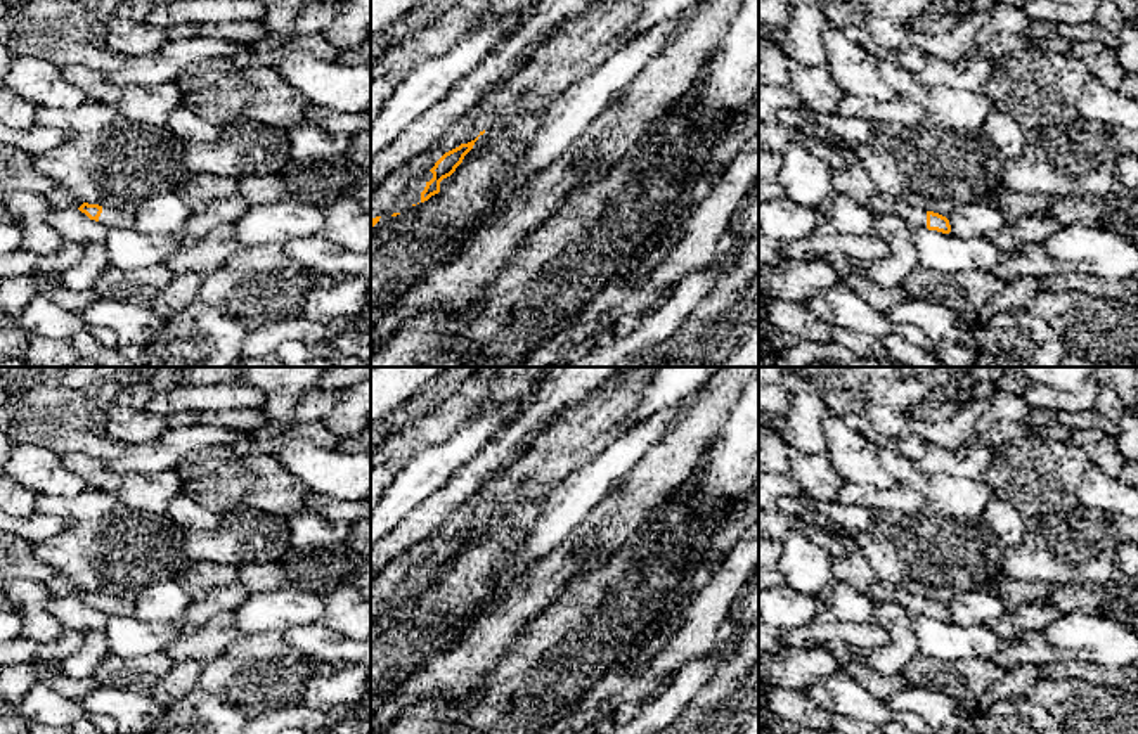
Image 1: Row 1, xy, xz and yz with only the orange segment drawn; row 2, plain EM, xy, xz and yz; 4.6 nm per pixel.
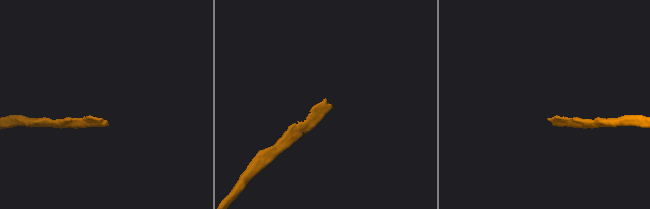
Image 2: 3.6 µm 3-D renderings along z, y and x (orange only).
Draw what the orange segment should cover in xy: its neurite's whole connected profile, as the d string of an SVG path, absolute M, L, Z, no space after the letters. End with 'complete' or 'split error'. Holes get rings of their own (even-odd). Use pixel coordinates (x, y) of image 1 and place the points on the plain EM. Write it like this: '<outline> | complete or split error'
M83 590L78 597L85 601L90 608L104 611L107 616L133 616L135 613L133 601L125 601L120 597L102 596L99 592L88 590Z | split error

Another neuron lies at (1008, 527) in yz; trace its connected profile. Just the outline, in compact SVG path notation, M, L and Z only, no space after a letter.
M996 497L987 504L980 523L987 526L1005 545L1017 545L1025 537L1024 516Z

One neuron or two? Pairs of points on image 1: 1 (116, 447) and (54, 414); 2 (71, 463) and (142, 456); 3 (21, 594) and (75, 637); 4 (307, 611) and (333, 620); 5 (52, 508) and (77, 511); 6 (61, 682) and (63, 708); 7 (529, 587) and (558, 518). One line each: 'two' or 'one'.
1: one
2: two
3: two
4: two
5: one
6: two
7: two

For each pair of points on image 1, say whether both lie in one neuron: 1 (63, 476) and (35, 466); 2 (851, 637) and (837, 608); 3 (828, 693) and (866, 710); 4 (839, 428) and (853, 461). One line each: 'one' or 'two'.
1: one
2: two
3: one
4: one

